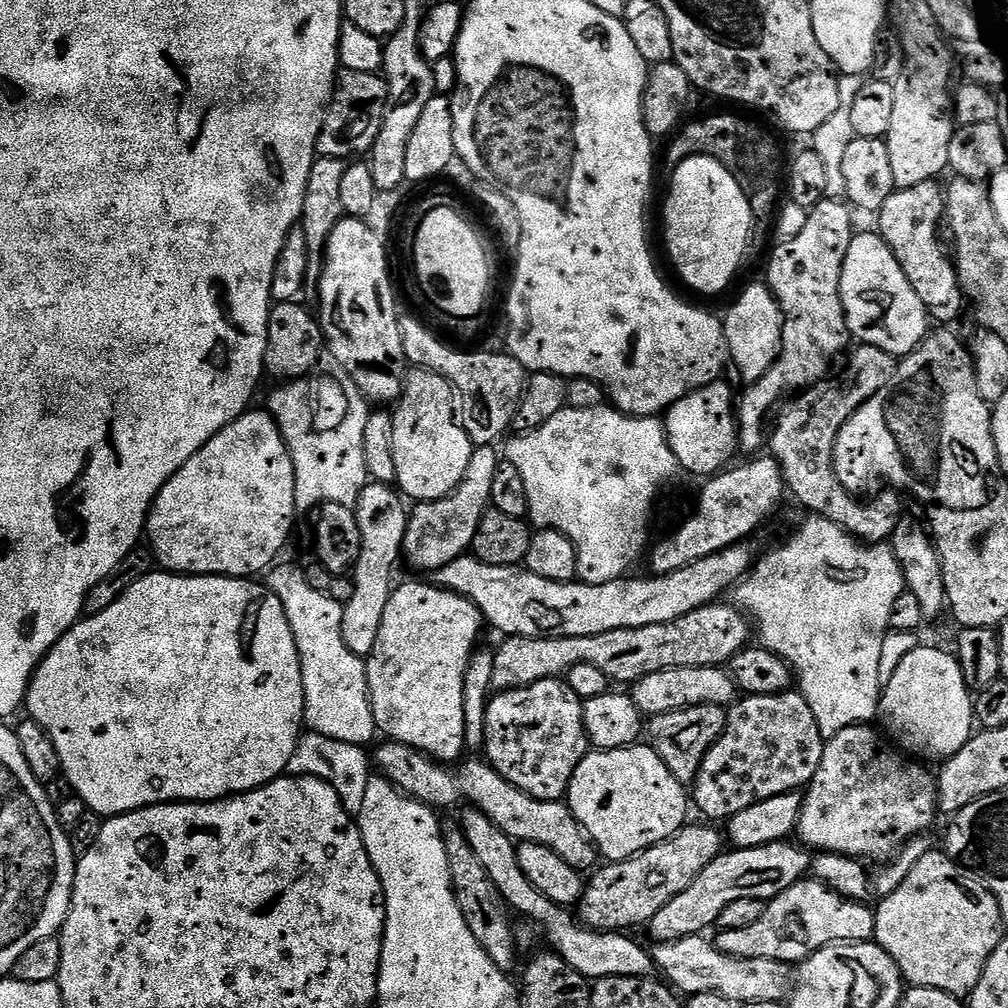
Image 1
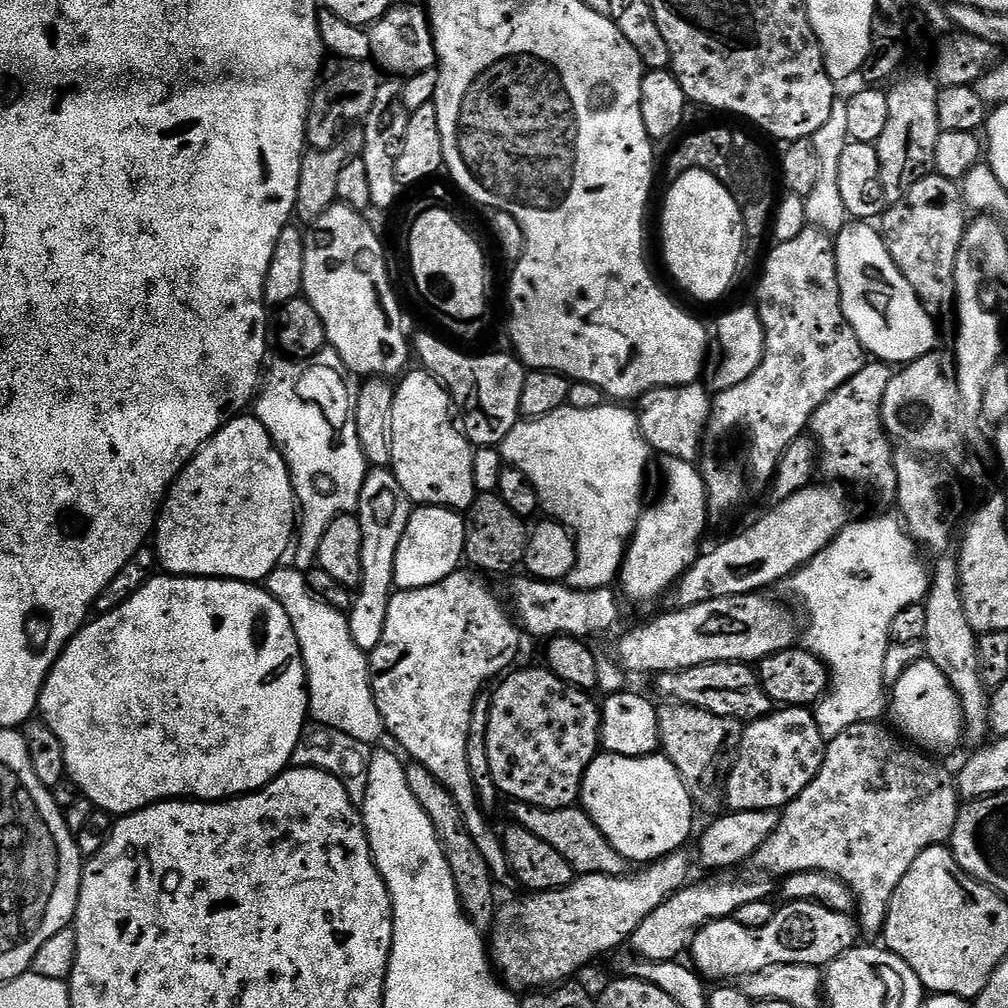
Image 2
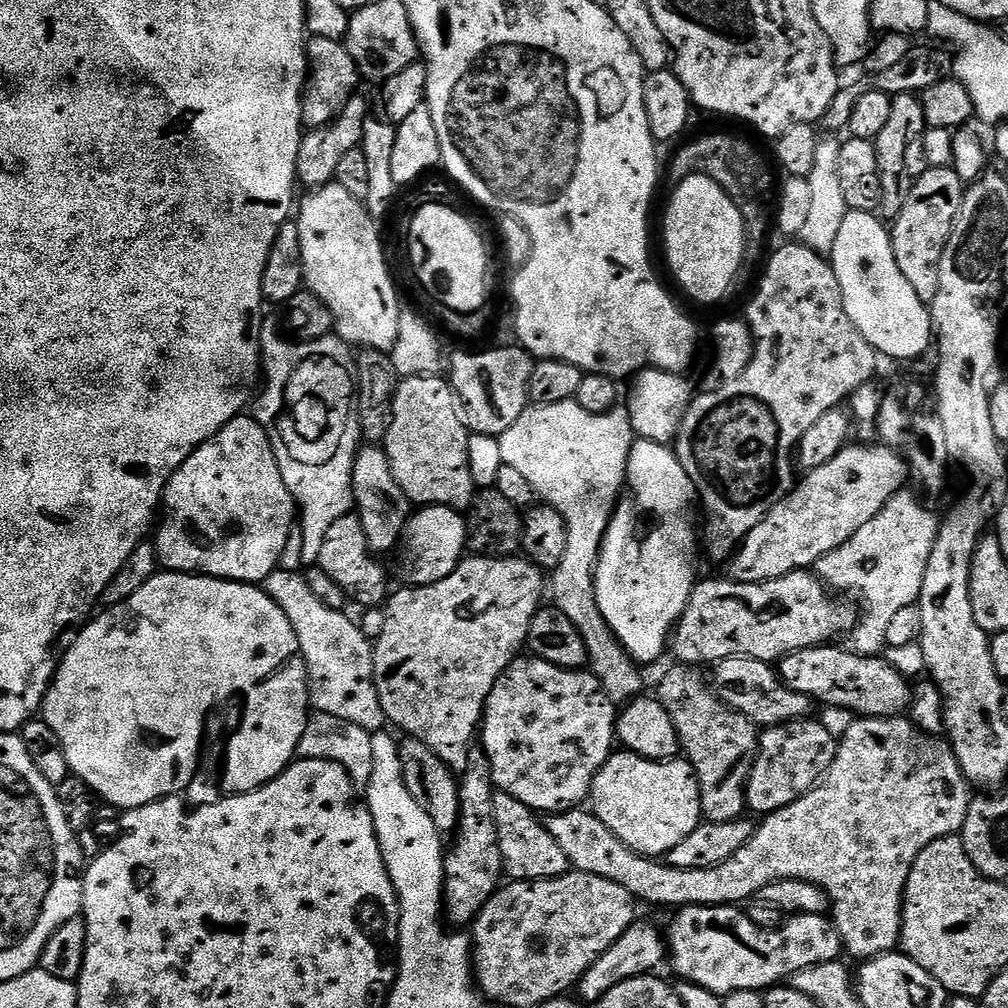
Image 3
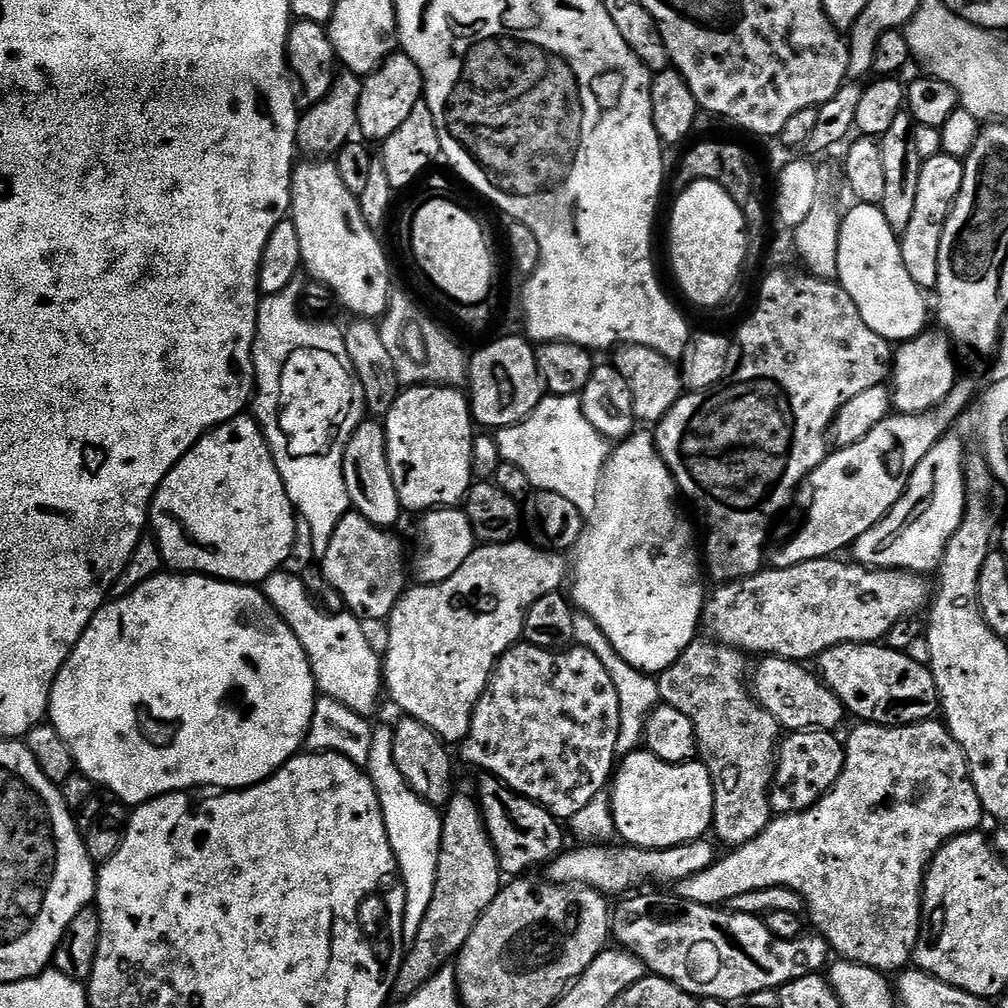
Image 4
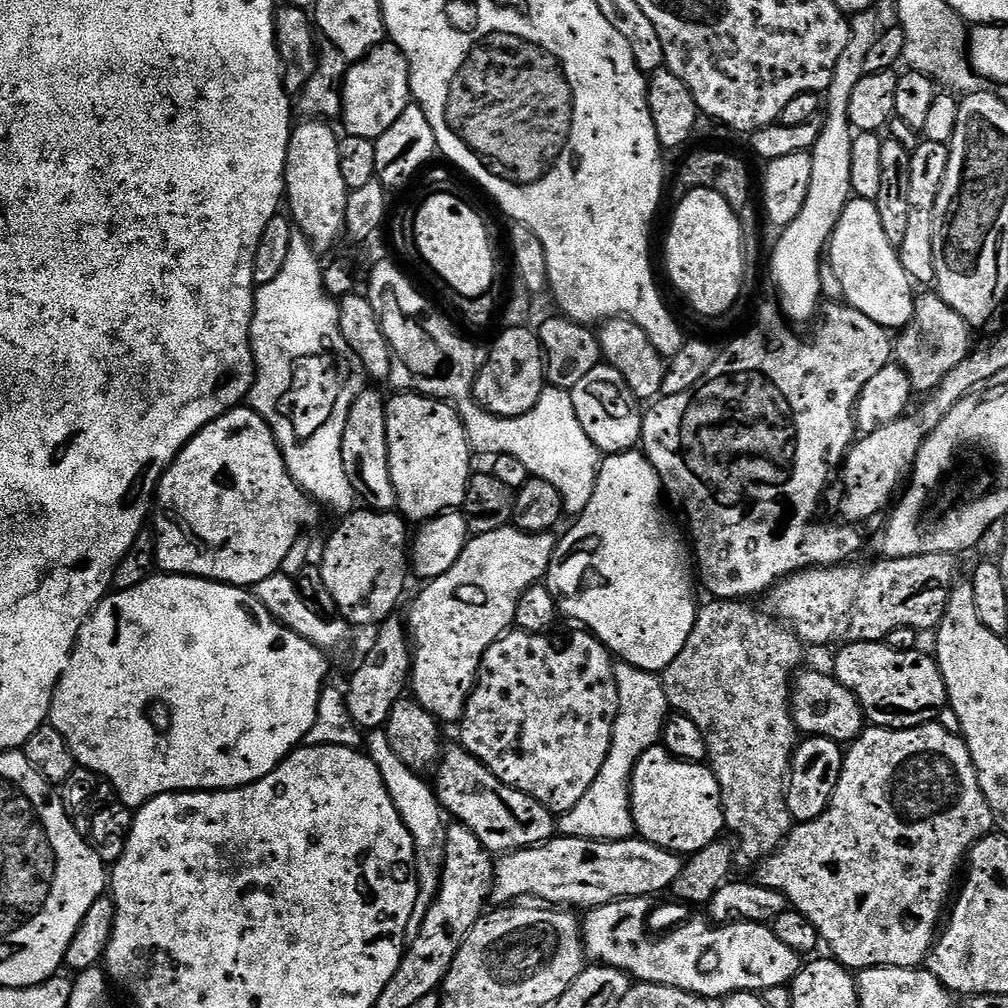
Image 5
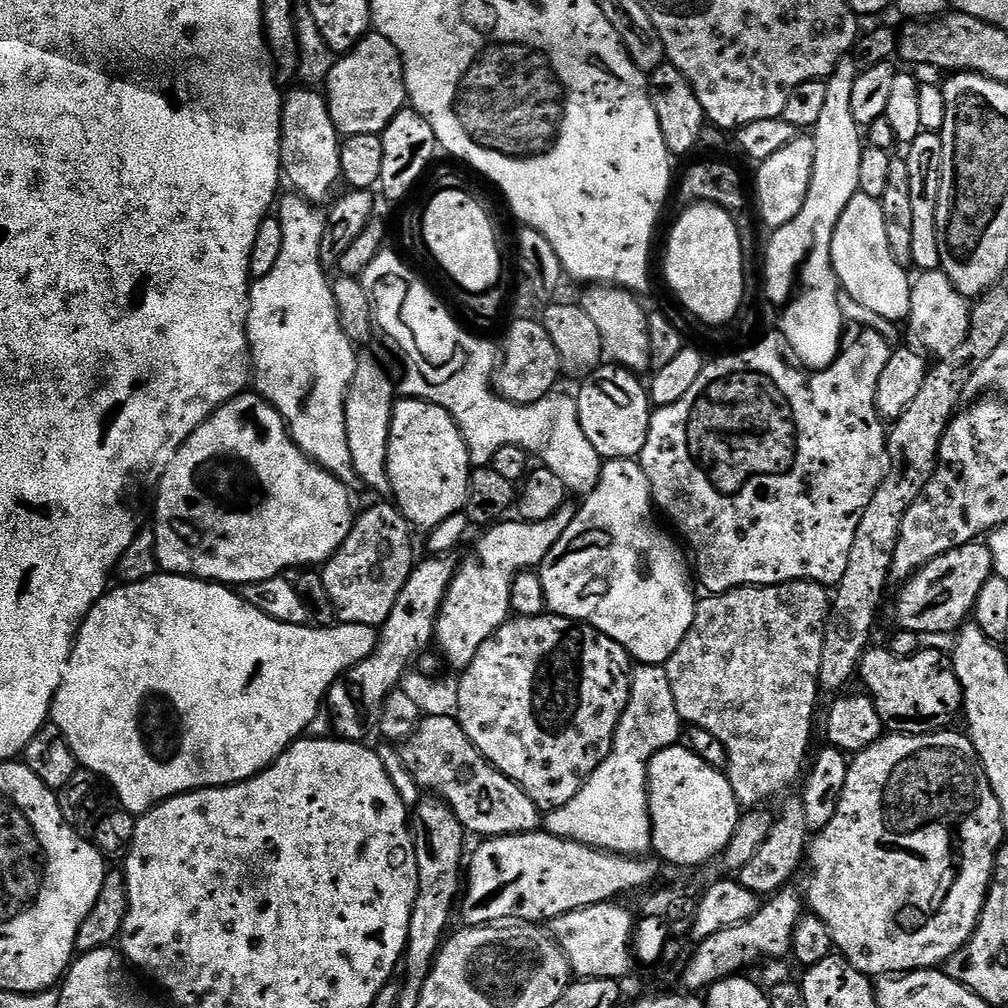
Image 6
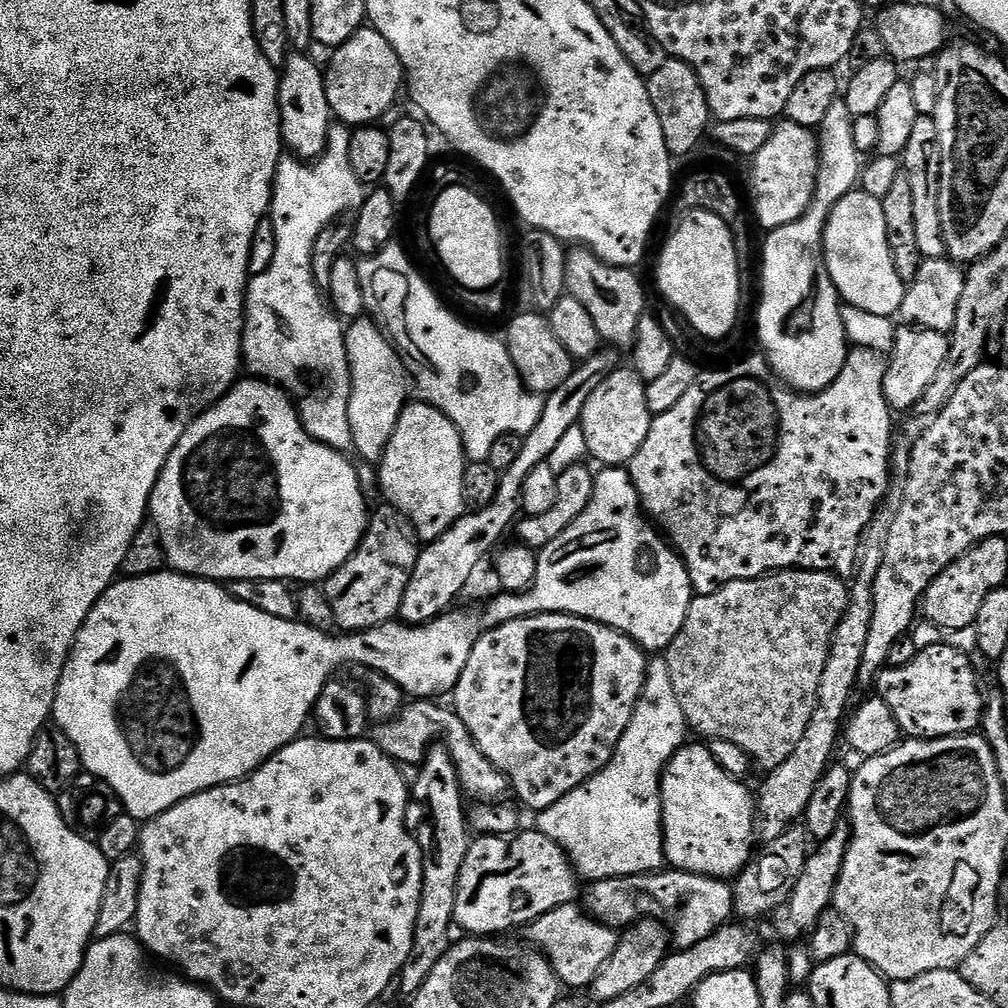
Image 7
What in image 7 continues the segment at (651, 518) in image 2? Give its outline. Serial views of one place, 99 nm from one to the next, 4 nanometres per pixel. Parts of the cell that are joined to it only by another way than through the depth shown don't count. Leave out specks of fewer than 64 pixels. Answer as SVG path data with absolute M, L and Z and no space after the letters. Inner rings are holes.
M608 466L596 476L596 489L590 506L544 548L539 549L538 570L527 592L499 594L484 608L485 629L496 628L523 616L539 616L542 612L564 612L610 626L635 640L645 653L666 650L686 622L686 610L694 595L684 561L670 547L667 539L646 519L640 506L640 495L627 467Z

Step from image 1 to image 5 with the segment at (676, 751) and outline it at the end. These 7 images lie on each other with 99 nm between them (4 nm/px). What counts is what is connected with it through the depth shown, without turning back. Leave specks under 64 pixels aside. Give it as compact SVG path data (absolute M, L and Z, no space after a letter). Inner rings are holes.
M716 600L708 603L712 604L706 605L705 608L703 605L697 611L694 630L690 630L690 638L686 638L686 646L678 654L678 658L674 658L674 662L670 662L670 666L664 669L662 673L664 689L669 705L679 715L688 716L692 719L698 726L698 730L702 730L702 734L706 738L707 763L720 783L720 797L724 803L724 827L729 833L732 831L740 839L740 848L738 844L739 859L741 856L744 860L760 862L763 861L765 856L770 856L779 849L794 827L794 821L788 809L788 793L786 791L788 773L792 771L792 753L795 752L798 743L798 729L792 717L792 686L794 677L801 671L802 665L800 663L804 660L806 645L791 628L777 620L775 615L768 613L767 616L766 613L751 608L748 605L751 603L744 600Z

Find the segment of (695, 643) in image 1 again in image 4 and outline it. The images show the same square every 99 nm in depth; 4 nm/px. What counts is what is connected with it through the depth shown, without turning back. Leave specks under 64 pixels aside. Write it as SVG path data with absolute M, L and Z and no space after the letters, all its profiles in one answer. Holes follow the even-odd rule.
M840 558L803 560L789 568L769 567L744 580L719 585L717 592L707 597L702 628L727 648L808 662L839 644L883 641L894 622L923 613L930 604L930 584L924 580L915 572L843 564Z

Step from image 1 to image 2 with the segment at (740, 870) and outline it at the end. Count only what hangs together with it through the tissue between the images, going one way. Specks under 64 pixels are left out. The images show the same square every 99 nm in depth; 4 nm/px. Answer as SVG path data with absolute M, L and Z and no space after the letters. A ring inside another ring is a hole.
M728 874L725 880L704 880L701 884L695 882L674 893L665 900L658 910L654 910L638 926L638 930L630 937L631 943L636 943L635 951L646 960L676 960L689 951L696 933L709 920L722 920L731 917L738 906L746 906L746 902L758 902L769 899L773 894L773 877L768 874L760 876L736 876Z

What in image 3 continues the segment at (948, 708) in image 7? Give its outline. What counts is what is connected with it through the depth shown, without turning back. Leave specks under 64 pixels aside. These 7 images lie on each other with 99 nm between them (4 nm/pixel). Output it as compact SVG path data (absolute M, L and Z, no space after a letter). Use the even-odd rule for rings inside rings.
M842 646L842 654L847 654L842 656L842 658L832 658L832 654L802 654L800 653L800 668L778 668L779 674L786 674L785 680L783 680L784 685L786 685L790 690L798 690L801 692L804 682L800 678L802 672L806 672L806 678L808 678L808 672L812 674L812 668L814 668L814 674L822 674L822 670L828 670L830 666L830 672L832 672L832 682L834 686L844 686L842 694L846 696L846 702L848 705L844 707L847 712L851 712L860 718L887 718L889 716L899 716L901 714L907 713L909 711L910 705L912 703L912 697L914 695L913 685L908 685L908 680L895 668L892 664L887 664L886 661L880 660L879 655L875 656L860 656L857 652L851 651L847 647Z

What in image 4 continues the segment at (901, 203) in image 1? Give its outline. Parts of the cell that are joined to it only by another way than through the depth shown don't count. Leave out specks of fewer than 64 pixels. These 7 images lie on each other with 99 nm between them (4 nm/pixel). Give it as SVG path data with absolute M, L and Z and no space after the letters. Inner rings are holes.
M943 150L934 157L924 158L918 170L918 190L914 193L914 211L910 213L910 226L906 226L906 230L899 233L898 239L900 241L900 253L902 254L902 266L906 266L906 274L910 274L912 281L921 290L935 289L938 282L938 246L948 211L952 209L952 203L957 198L963 173L963 159L959 156L947 156Z

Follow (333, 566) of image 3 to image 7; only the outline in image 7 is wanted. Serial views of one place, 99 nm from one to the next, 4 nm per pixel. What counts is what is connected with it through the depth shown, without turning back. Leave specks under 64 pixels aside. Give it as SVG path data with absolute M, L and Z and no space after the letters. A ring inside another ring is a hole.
M383 506L368 517L368 529L360 540L360 545L350 554L350 558L336 572L333 572L322 587L330 606L334 610L337 629L345 633L365 632L367 628L376 628L380 624L395 621L400 614L402 594L406 594L408 576L414 574L416 560L420 557L420 548L400 511L391 506Z

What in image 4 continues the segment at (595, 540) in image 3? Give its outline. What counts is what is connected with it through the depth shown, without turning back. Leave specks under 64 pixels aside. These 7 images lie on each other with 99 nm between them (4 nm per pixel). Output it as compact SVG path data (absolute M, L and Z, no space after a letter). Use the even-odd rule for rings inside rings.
M545 395L539 406L521 424L499 429L494 439L500 448L501 461L518 466L518 470L526 474L533 489L562 494L562 498L574 502L574 506L582 510L595 509L600 494L600 479L604 477L604 465L607 464L610 455L610 444L602 434L598 434L598 430L594 430L594 426L590 426L590 422L586 422L579 395ZM577 611L574 618L574 641L579 647L593 652L598 658L598 662L602 662L602 666L606 666L606 674L610 674L610 682L614 682L614 690L618 690L620 729L618 730L616 755L620 758L629 756L631 752L635 752L641 747L648 716L654 711L656 705L661 703L657 677L640 672L634 666L630 666L630 662L623 660L614 650L614 646L610 646L606 634L602 634L602 630L594 622L594 618L590 618L582 611Z

